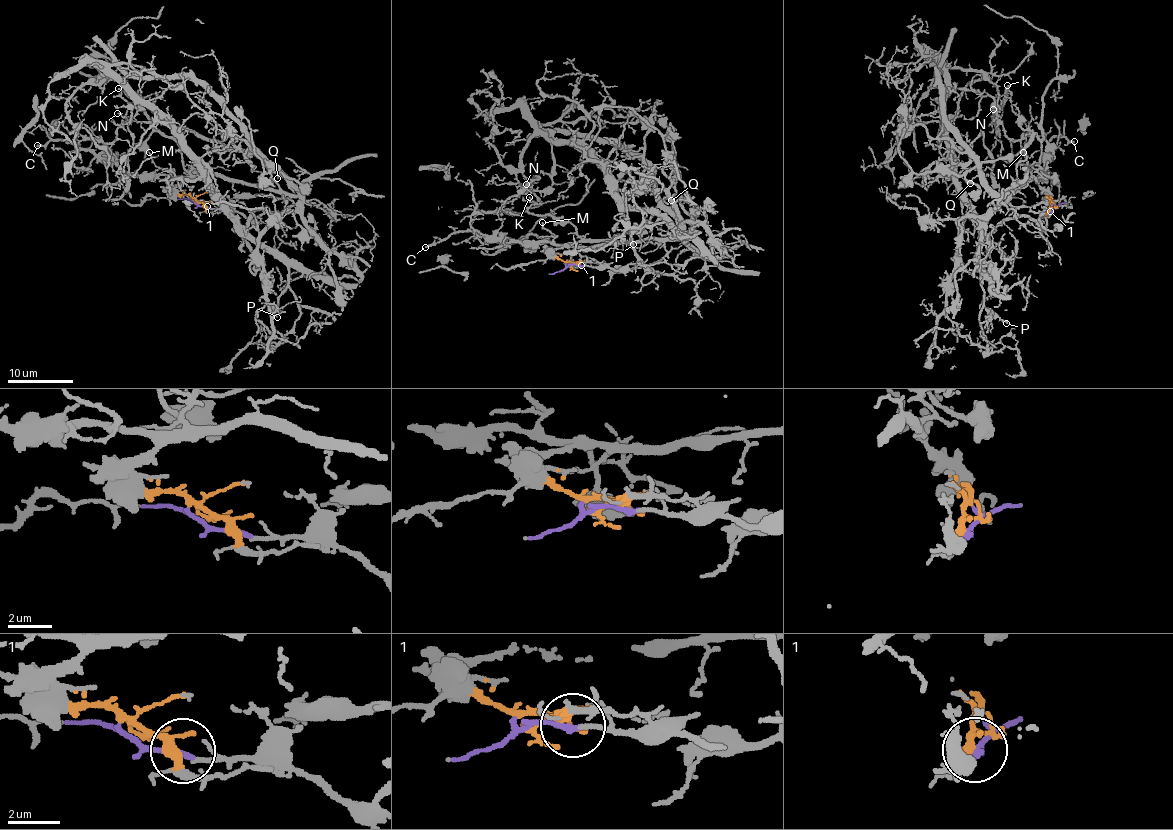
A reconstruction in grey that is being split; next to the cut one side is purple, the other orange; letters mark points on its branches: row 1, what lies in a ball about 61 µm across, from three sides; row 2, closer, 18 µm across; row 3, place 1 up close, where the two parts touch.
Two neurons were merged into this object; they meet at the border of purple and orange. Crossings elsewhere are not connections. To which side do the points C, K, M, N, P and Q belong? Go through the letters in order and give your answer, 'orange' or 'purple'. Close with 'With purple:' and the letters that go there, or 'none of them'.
C: orange
K: orange
M: orange
N: purple
P: purple
Q: orange
With purple: N, P

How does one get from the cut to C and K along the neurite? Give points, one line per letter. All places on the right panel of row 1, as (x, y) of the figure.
C: (1055, 205), (1038, 177), (1045, 175), (1050, 160), (1049, 140), (1061, 136), (1073, 141)
K: (1055, 205), (1037, 179), (1041, 173), (1042, 142), (1033, 131), (1023, 130), (1007, 86)

